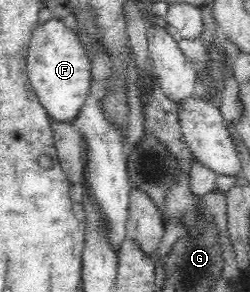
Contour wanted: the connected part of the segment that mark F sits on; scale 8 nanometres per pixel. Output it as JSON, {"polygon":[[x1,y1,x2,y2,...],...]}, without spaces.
{"polygon":[[49,19,33,31,26,64,31,86,49,117,72,122,85,105,92,83,92,65,75,31,59,19]]}

